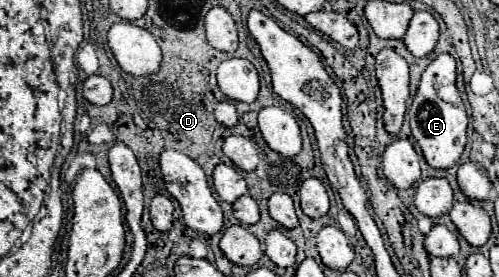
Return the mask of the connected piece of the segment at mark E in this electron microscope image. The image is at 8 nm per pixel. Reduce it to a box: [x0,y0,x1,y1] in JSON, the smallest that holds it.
[409,52,467,168]

